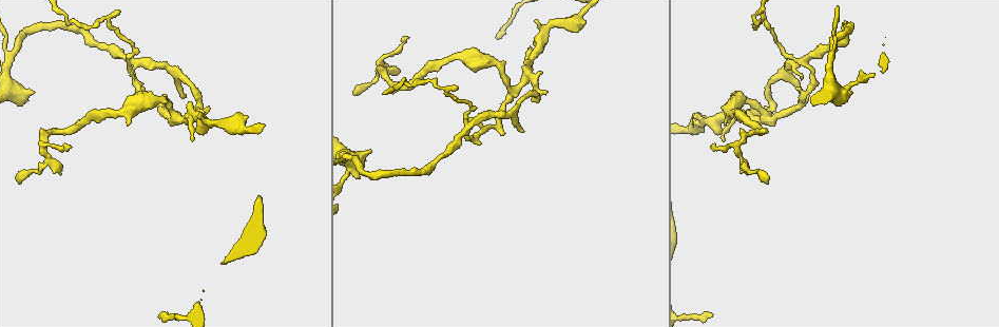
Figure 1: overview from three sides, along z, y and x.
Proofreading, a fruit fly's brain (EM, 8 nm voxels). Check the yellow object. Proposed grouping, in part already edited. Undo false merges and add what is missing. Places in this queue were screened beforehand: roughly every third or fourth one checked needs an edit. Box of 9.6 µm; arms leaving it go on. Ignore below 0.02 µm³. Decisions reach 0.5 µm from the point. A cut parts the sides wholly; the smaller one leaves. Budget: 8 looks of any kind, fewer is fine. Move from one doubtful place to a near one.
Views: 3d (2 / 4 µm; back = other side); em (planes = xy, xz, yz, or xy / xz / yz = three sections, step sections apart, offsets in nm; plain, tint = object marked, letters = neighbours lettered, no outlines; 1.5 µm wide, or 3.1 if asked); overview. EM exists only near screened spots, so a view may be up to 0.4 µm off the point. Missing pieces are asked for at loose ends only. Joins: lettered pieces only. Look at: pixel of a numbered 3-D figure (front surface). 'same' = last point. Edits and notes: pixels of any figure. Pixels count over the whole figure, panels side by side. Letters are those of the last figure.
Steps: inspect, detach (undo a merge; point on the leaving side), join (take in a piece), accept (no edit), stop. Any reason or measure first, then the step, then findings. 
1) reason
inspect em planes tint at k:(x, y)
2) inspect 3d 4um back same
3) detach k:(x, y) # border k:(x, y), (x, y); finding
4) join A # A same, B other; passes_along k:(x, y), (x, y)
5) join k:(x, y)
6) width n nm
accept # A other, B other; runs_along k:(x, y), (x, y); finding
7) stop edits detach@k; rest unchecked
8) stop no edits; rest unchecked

abrupt turn
inspect 3d 2um at 1:(491, 61)

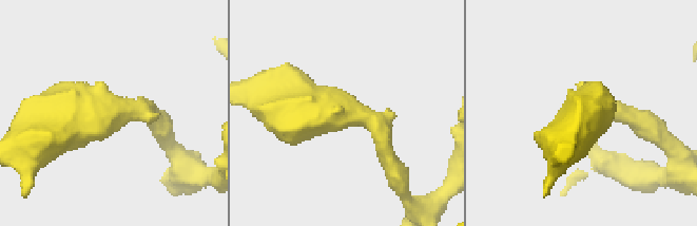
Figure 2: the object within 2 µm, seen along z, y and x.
need the tissue
inspect em planes letters at 2:(347, 116)

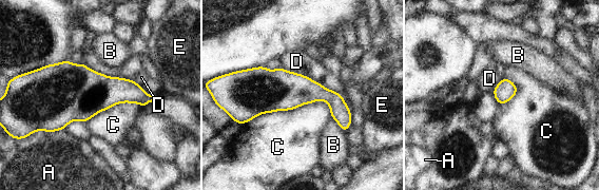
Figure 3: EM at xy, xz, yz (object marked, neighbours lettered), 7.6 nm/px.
longest_contact C 700 nm
accept # A other, B other, C other, D other, E other; border 3:(330, 106), (315, 100), (242, 125); one neuron here

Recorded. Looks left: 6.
four or more arms meet
inspect 3d 4um at 1:(129, 61)

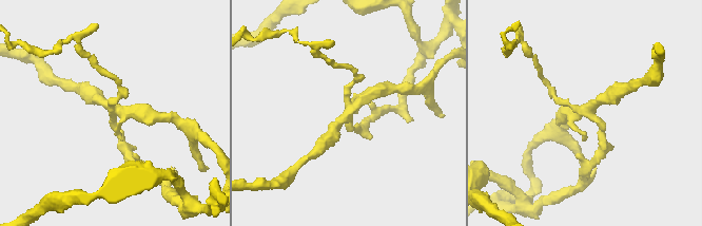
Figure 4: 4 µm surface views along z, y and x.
arms 4; now the EM
inspect em planes tint at 4:(111, 109)

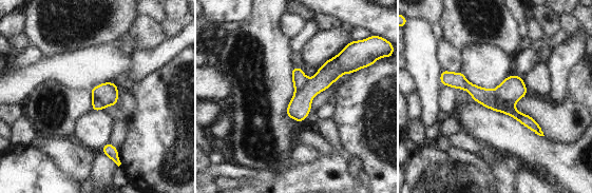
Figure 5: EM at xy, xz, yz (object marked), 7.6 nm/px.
what lies round it
inspect em planes letters same

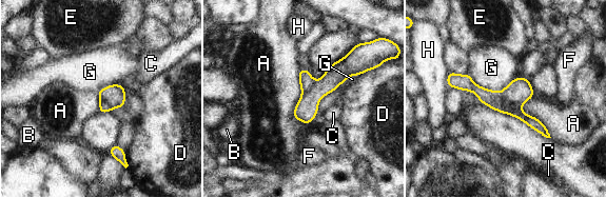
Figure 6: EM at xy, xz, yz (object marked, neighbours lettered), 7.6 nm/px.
detach 6:(520, 91) # A other, B other, C other, D other, E other, F other, G other, H other; two neurons meet here

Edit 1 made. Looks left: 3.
stop edits detach@6; rest unchecked

